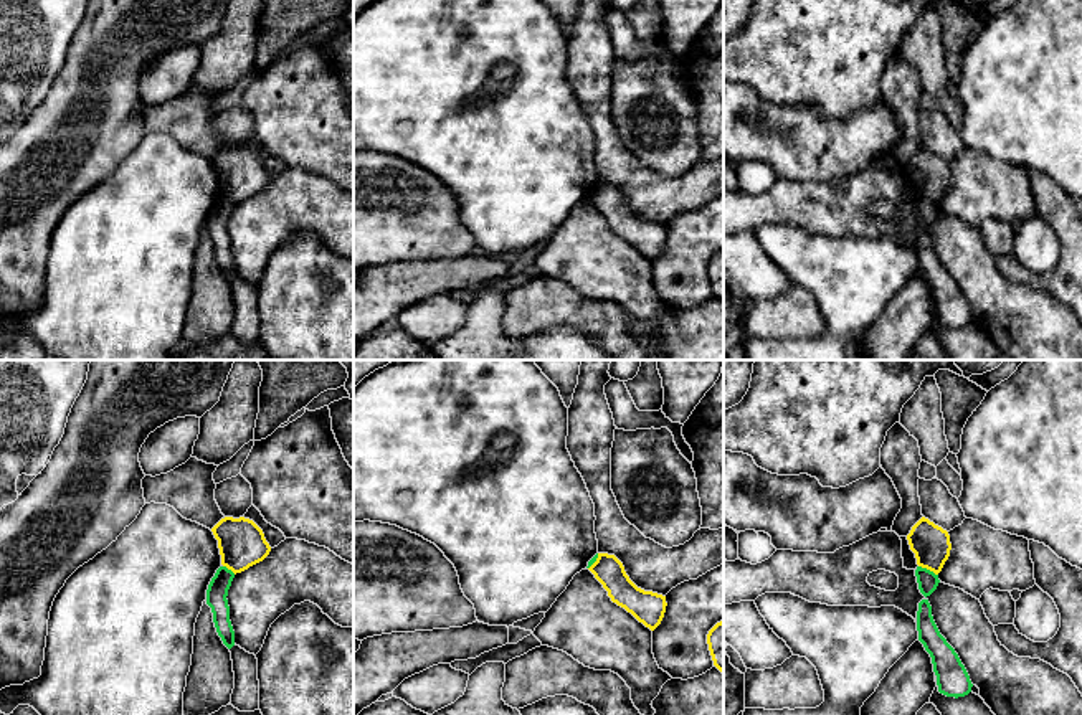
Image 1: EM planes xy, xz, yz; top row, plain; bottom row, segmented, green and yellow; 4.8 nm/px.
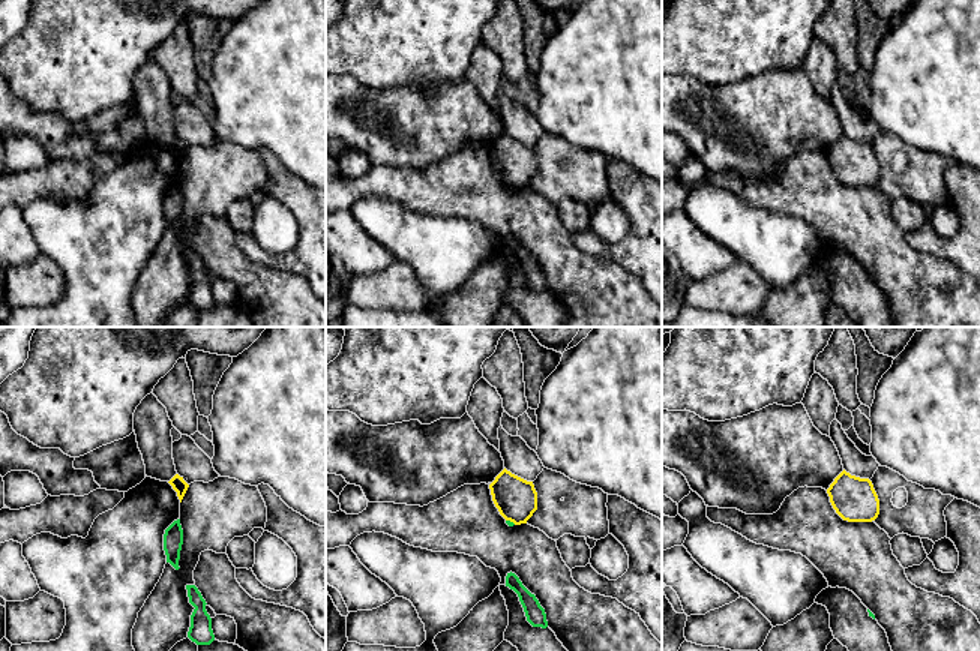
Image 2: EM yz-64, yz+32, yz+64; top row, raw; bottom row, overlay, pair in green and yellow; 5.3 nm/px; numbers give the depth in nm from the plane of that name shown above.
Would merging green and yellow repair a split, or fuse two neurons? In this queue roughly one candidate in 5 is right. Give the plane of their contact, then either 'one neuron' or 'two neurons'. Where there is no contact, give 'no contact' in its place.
yz | two neurons

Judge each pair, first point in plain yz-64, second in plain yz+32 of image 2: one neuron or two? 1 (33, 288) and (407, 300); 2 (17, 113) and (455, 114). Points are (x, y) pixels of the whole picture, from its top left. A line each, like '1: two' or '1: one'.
1: one
2: one

